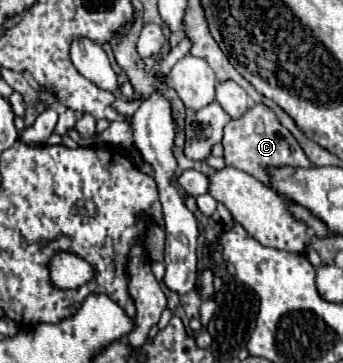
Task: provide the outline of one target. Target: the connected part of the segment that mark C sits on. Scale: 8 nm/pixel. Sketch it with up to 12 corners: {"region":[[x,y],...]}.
{"region":[[264,104],[224,128],[226,166],[264,168],[312,168]]}

